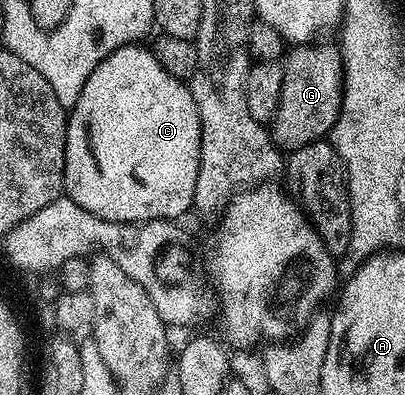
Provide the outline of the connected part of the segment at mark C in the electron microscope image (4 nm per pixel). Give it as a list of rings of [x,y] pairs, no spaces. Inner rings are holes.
[[[135,43],[125,45],[88,75],[88,83],[84,83],[84,91],[80,91],[80,99],[76,99],[76,107],[69,110],[66,123],[66,162],[64,163],[64,186],[65,196],[70,197],[80,207],[87,211],[92,211],[105,221],[129,221],[137,223],[139,221],[173,221],[182,219],[186,212],[191,212],[194,203],[194,192],[196,191],[196,175],[200,171],[200,143],[202,142],[202,128],[200,127],[200,115],[194,102],[194,95],[190,91],[189,84],[181,81],[179,77],[174,77],[156,59],[153,48],[145,44]]]

